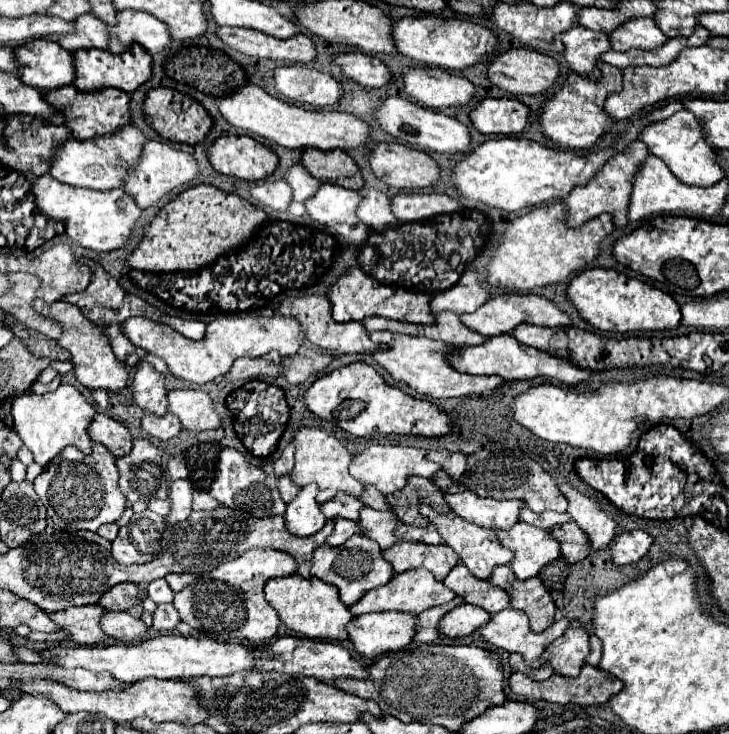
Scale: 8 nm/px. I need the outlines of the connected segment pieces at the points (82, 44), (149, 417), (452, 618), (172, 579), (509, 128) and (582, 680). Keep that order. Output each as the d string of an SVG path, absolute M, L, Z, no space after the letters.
M83 14L73 22L73 30L71 34L61 36L57 42L65 48L65 50L81 50L81 48L99 48L105 50L107 48L107 26L103 22L99 22L93 14Z
M145 414L141 418L141 428L157 438L157 440L169 440L181 432L181 422L175 418L175 414L165 414L165 416L155 416L155 414Z
M459 604L439 620L439 632L449 638L469 636L479 626L483 626L487 618L491 616L483 608L473 606L473 604Z
M167 574L165 580L167 580L167 584L169 584L169 588L171 588L173 592L179 592L179 590L183 590L185 586L189 586L189 584L195 580L195 576L193 576L193 574Z
M483 98L469 112L481 134L521 134L529 126L529 108L513 98Z
M585 664L581 668L581 674L577 678L565 678L565 676L557 676L553 674L551 678L547 678L545 682L533 682L529 676L521 674L521 672L513 672L509 678L509 688L511 692L527 698L527 700L547 700L547 702L555 702L555 704L579 704L579 706L593 706L593 704L605 704L609 702L611 696L615 696L621 690L623 682L617 680L611 674L605 674L603 670Z

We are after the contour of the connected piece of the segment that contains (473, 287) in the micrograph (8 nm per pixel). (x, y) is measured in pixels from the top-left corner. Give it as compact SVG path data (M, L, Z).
M465 270L459 278L457 284L453 284L451 288L433 294L431 298L431 310L443 312L443 310L451 310L457 314L463 312L475 312L481 304L487 302L487 290L479 284L477 280L477 272L473 270Z

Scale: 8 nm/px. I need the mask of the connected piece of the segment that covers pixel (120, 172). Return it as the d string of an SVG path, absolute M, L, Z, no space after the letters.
M123 126L119 134L111 134L111 138L91 138L91 142L67 138L57 150L53 152L53 162L49 174L57 178L59 182L81 186L81 188L93 188L93 190L111 190L121 188L123 178L127 174L127 168L135 164L135 160L141 154L141 148L145 144L145 134L131 126Z

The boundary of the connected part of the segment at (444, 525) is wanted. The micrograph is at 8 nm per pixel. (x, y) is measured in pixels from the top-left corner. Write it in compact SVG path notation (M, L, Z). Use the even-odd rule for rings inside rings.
M421 506L419 512L421 512L423 518L427 518L427 520L439 530L439 536L443 538L443 542L445 542L447 546L451 546L451 548L459 554L459 558L465 562L465 566L469 568L469 572L471 572L475 578L487 580L487 578L491 576L491 572L493 572L495 566L501 566L501 564L509 564L509 562L511 562L511 558L513 558L513 556L511 556L511 550L507 550L505 546L501 546L501 544L497 542L493 530L489 530L489 528L479 528L479 526L475 526L475 524L471 524L471 522L465 522L463 518L455 516L453 512L439 514L439 512L435 512L431 506Z

